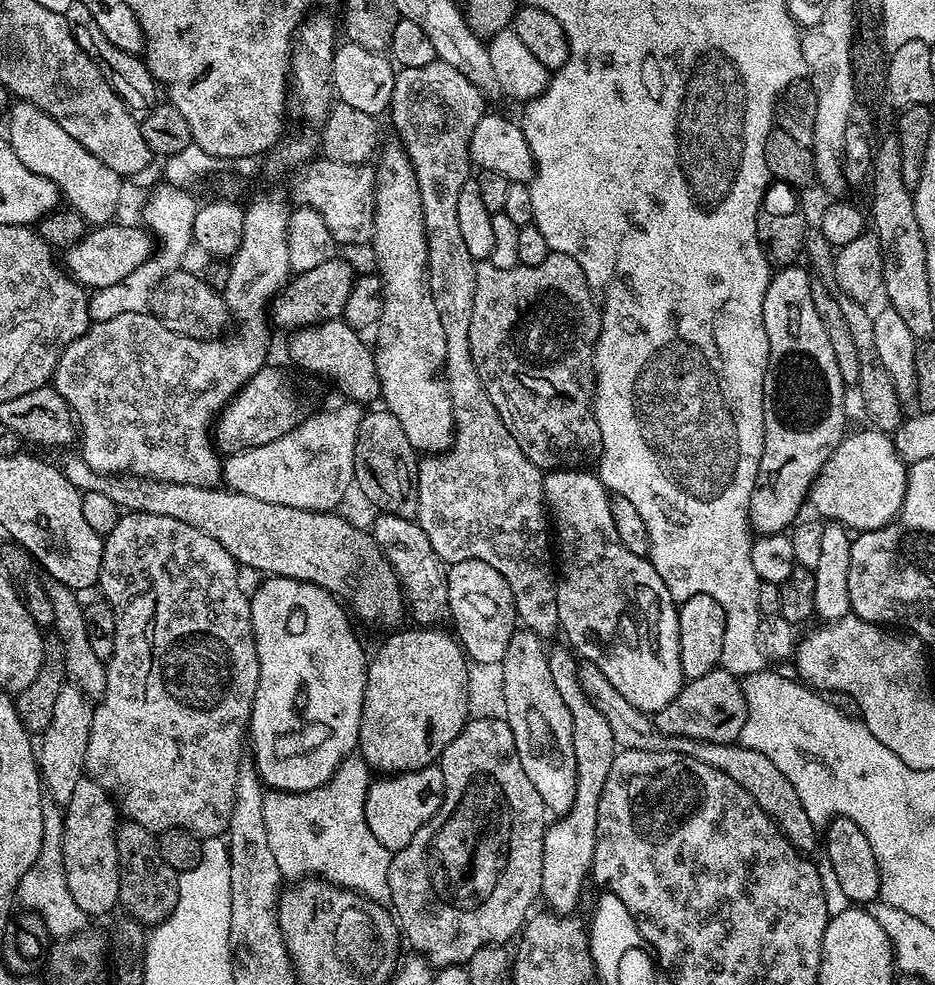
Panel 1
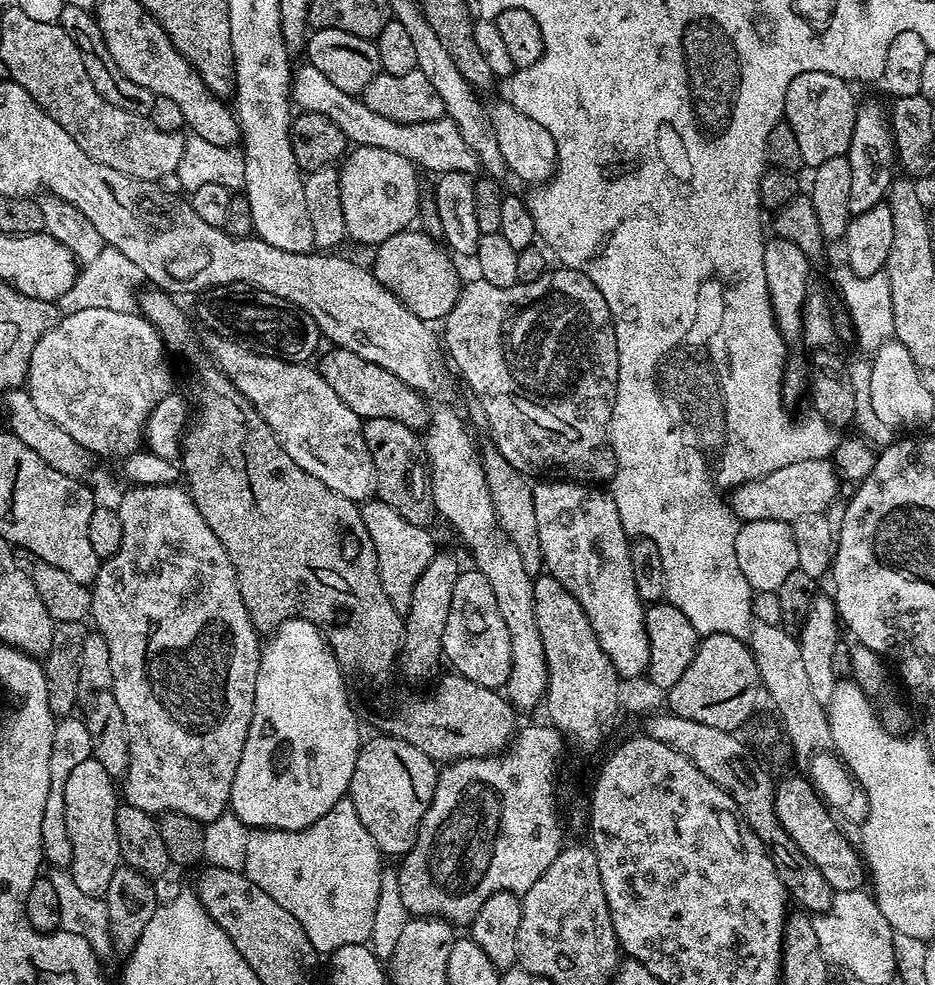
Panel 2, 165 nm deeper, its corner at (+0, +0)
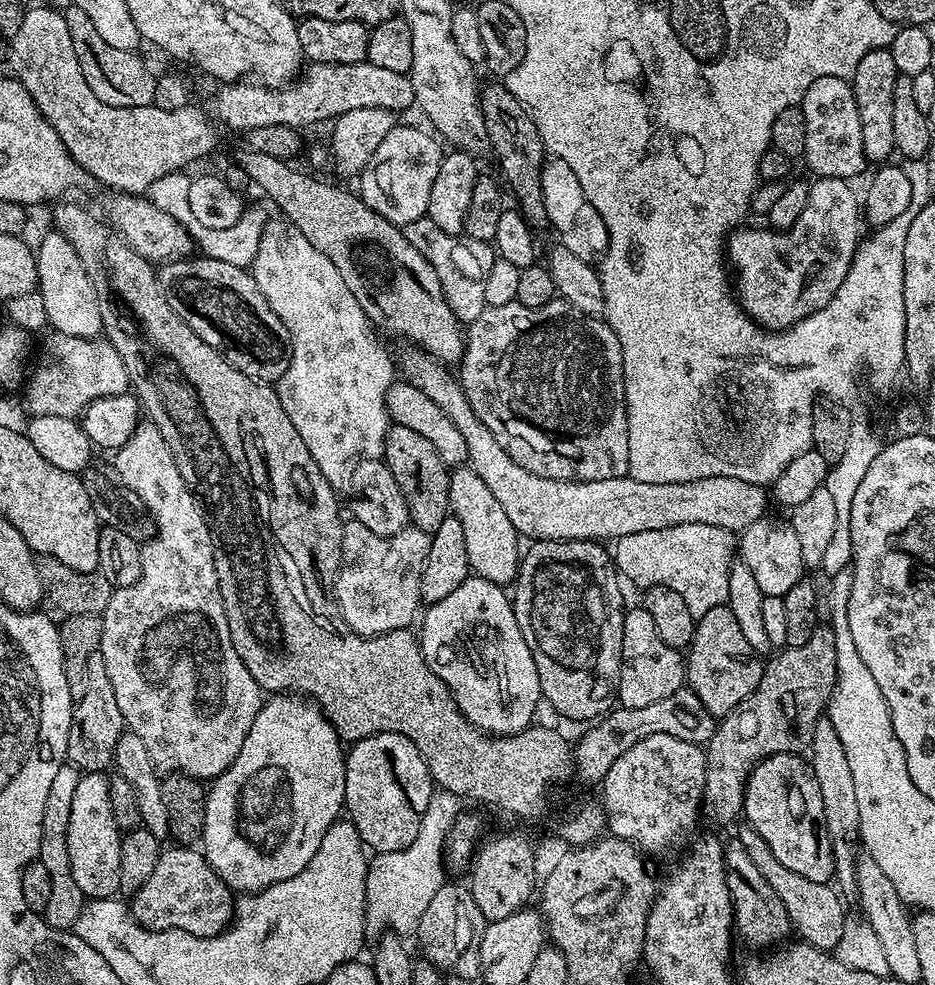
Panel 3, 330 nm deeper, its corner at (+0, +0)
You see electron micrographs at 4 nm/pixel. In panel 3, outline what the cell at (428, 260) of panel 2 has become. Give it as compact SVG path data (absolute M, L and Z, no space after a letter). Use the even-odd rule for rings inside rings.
M427 216L403 225L402 231L406 242L410 242L410 246L423 254L430 266L434 266L434 274L438 274L442 282L450 310L454 310L454 314L465 325L472 324L474 318L478 318L478 314L482 314L486 307L486 278L498 259L495 247L487 240L472 240L463 234L446 234L446 230L438 230L438 226L434 226L434 222Z

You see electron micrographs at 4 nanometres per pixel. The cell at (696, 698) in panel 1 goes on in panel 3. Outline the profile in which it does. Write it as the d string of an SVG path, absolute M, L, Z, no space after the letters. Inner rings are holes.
M727 604L714 606L714 610L706 610L706 614L698 617L696 633L686 649L686 684L694 694L698 694L698 698L702 700L702 706L706 706L706 710L710 710L712 716L723 718L730 710L734 710L741 704L758 686L764 673L764 665L765 661L754 650L754 646L746 642L734 618L734 610L730 610Z

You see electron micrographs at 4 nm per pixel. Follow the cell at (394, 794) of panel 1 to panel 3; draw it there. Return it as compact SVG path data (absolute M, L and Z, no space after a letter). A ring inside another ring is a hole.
M383 732L367 736L355 741L347 749L344 757L344 769L346 770L346 790L344 791L346 816L358 830L365 845L373 853L400 851L406 849L406 846L410 846L418 835L422 816L434 793L434 781L428 773L428 764L422 758L418 746L414 746L414 742L410 742L410 738L397 732Z

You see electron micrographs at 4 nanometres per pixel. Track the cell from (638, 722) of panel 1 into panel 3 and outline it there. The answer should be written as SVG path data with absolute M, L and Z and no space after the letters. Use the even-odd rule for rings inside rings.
M747 826L741 828L740 836L738 836L739 844L744 847L746 854L750 854L750 858L754 861L754 866L758 866L762 878L766 878L766 882L770 882L770 886L774 886L774 894L778 894L778 898L782 898L782 906L786 906L786 914L790 918L795 935L803 943L815 948L834 950L843 936L846 921L844 904L840 901L839 896L841 893L831 883L810 882L806 878L794 874L794 870L786 870L786 866L782 866L782 862L778 862L778 858L774 858L770 846L766 846L766 842L762 842L762 838L753 828Z

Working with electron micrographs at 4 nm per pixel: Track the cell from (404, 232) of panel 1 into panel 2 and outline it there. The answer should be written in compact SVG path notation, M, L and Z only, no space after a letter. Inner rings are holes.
M440 408L431 413L428 427L423 433L424 452L428 455L428 470L432 477L432 497L439 519L449 520L452 528L464 539L468 552L472 555L475 571L481 572L490 582L490 590L494 590L494 602L498 602L498 614L502 614L502 622L506 622L506 630L510 634L510 678L506 685L506 695L513 708L521 713L531 708L541 707L548 690L548 667L546 666L546 650L542 646L542 634L538 634L538 618L534 618L534 586L533 577L526 570L522 554L510 542L508 535L496 521L494 502L490 498L490 490L484 473L484 461L481 453L464 426L459 414L452 408Z

